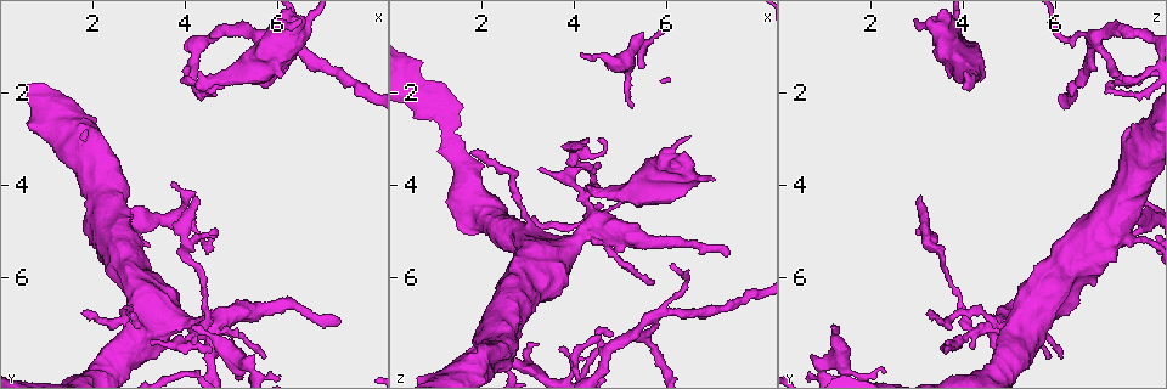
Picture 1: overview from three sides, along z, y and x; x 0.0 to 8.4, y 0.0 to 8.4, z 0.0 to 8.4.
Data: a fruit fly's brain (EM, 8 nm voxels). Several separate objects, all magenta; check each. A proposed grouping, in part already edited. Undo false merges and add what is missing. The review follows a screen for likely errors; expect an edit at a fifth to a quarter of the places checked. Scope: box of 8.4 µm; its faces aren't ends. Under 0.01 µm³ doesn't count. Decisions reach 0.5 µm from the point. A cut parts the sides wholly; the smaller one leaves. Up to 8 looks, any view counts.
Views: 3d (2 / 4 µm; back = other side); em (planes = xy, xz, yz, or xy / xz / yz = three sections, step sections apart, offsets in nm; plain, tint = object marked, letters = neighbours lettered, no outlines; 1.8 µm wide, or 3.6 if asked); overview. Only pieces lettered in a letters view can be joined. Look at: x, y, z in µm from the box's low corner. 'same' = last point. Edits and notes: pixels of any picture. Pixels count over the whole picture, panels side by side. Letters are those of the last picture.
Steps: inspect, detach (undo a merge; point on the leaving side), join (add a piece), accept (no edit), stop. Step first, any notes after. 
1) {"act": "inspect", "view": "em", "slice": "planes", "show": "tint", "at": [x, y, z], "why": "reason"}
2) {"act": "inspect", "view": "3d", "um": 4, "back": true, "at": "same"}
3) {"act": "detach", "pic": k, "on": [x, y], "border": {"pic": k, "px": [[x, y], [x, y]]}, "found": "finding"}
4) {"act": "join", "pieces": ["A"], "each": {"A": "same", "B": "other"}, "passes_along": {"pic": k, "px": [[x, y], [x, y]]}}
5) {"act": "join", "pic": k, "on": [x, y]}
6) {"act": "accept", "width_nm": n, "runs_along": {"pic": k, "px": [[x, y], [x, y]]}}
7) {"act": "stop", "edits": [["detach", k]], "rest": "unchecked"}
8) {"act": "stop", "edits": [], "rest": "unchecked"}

{"act": "inspect", "view": "em", "slice": "planes", "show": "plain", "at": [7.30, 7.00, 5.55], "why": "end of a long branch"}

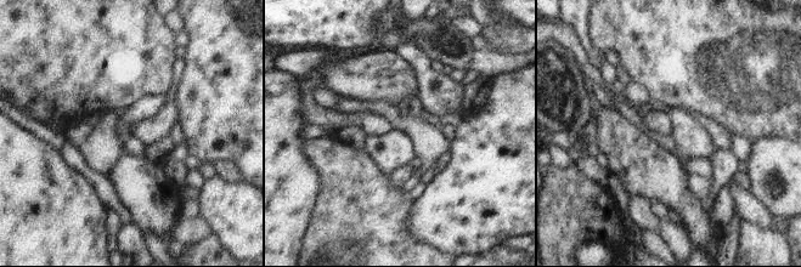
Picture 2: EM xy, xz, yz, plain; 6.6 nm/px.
{"act": "inspect", "view": "em", "slice": "planes", "show": "letters", "at": "same", "why": "what lies round it"}

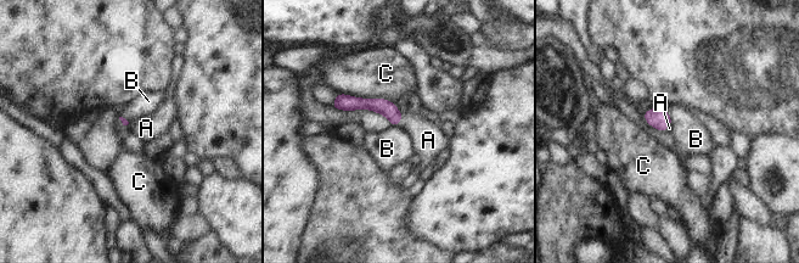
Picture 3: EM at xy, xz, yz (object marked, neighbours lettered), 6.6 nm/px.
{"act": "join", "pieces": ["A"], "longest_contact_nm": ["C", 400], "each": {"A": "same", "B": "other", "C": "other"}, "found": "it goes on there"}

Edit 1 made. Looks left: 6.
{"act": "inspect", "view": "3d", "um": 4, "at": [4.30, 1.50, 4.05], "why": "branch stops here"}

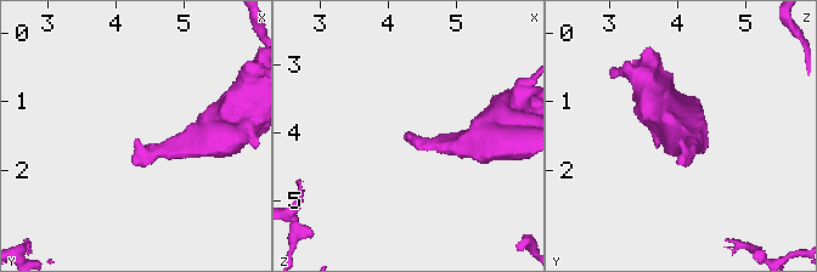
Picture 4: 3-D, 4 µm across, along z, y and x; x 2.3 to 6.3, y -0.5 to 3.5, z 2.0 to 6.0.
{"act": "inspect", "view": "em", "slice": "planes", "show": "letters", "at": [4.25, 1.60, 4.00]}

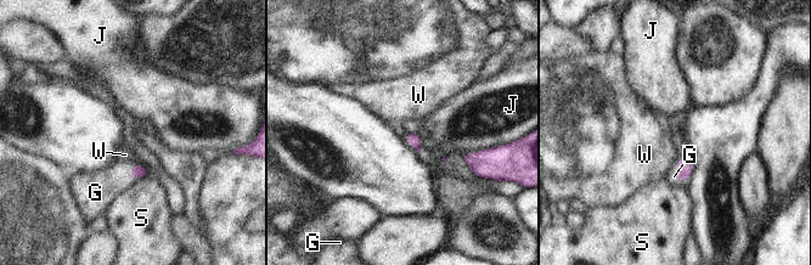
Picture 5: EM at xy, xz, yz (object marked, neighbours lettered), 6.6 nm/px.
{"act": "join", "pieces": ["G"], "longest_contact_nm": ["J", 170], "each": {"G": "same", "J": "other", "S": "other", "W": "other"}, "passes_along": {"pic": 5, "px": [[138, 172], [131, 174], [97, 190]]}, "found": "it goes on there"}

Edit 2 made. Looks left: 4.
{"act": "inspect", "view": "overview", "why": "see it whole again"}

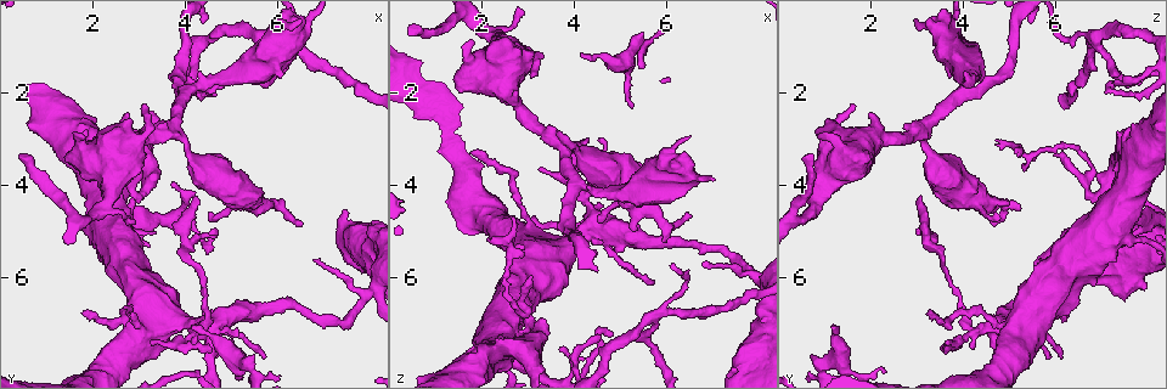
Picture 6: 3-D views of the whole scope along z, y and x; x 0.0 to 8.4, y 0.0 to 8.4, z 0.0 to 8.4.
{"act": "inspect", "view": "3d", "um": 4, "at": [3.10, 3.35, 6.00], "why": "tapers out"}

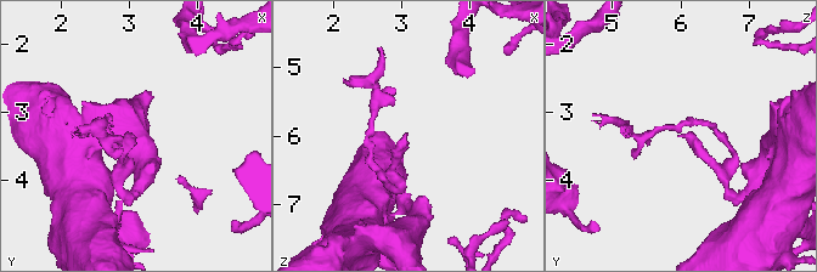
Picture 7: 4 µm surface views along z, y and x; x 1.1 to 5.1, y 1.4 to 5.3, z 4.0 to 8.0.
{"act": "inspect", "view": "em", "slice": "planes", "show": "tint", "at": [3.10, 3.35, 6.00], "why": "need the tissue"}

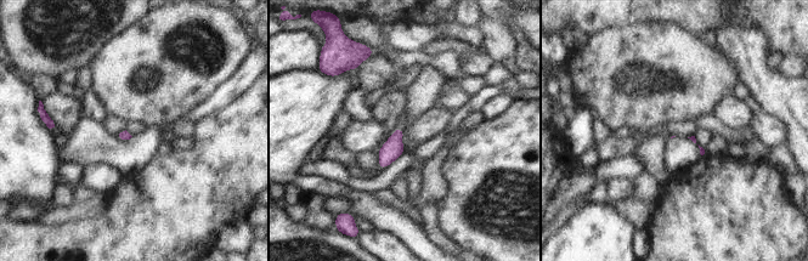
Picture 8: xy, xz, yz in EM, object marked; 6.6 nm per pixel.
{"act": "inspect", "view": "em", "slice": "planes", "show": "letters", "at": "same", "why": "what lies round it"}

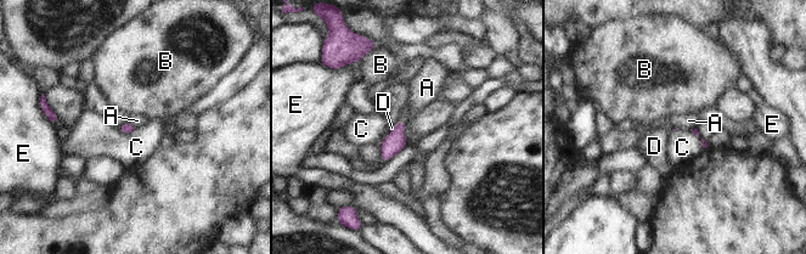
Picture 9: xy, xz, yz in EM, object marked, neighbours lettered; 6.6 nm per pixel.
{"act": "join", "pieces": ["D"], "longest_contact_nm": ["A", 160], "each": {"A": "other", "B": "other", "C": "other", "D": "same", "E": "other"}, "passes_along": {"pic": 9, "px": [[395, 141], [401, 120], [405, 113]]}, "found": "it goes on there"}

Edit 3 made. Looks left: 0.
{"act": "stop", "edits": [["join", 3], ["join", 5], ["join", 9]], "rest": "unchecked"}

